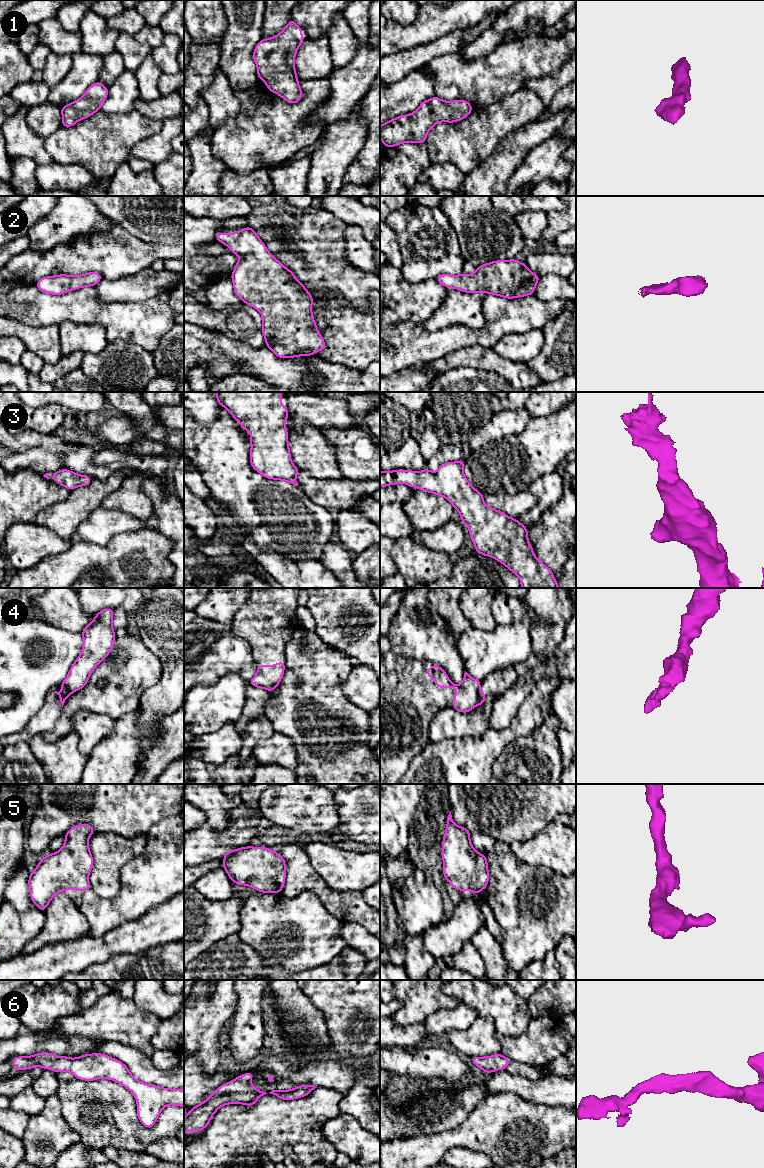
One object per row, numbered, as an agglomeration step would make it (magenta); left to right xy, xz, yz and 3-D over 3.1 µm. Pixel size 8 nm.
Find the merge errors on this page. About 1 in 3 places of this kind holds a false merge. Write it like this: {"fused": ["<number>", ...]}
{"fused": ["4"]}

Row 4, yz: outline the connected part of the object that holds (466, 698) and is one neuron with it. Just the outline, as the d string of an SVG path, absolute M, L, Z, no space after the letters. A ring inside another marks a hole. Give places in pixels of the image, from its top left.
M431 665L426 675L435 681L438 688L456 688L453 698L453 708L462 713L468 713L478 705L480 680L474 679L466 671L460 685L452 683L446 672L438 665Z

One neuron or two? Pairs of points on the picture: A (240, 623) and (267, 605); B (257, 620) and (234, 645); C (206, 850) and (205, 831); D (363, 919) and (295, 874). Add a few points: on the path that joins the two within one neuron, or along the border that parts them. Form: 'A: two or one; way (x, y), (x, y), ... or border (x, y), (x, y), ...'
A: one; way (247, 623), (260, 612)
B: two; border (229, 626), (234, 635), (248, 642)
C: one; way (205, 845), (205, 836)
D: one; way (346, 906), (336, 903), (312, 881)

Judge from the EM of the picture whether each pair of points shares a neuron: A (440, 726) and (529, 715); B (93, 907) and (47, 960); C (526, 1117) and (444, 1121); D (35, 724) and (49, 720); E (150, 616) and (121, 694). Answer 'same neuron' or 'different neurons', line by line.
A: different neurons
B: different neurons
C: different neurons
D: same neuron
E: different neurons

